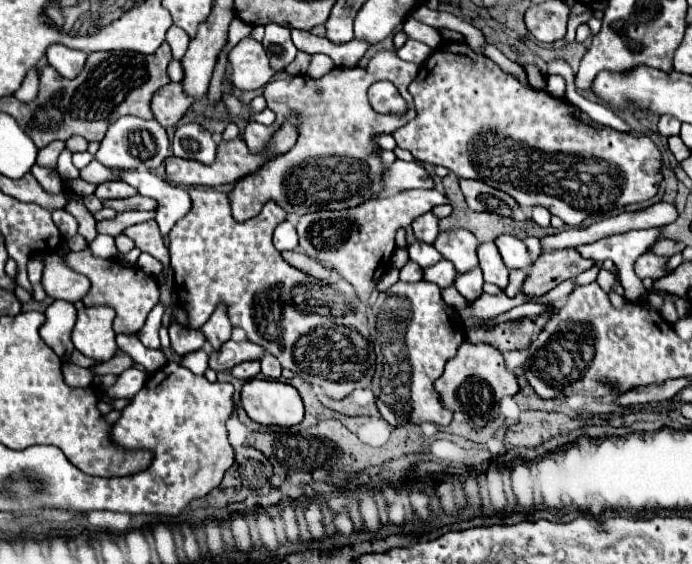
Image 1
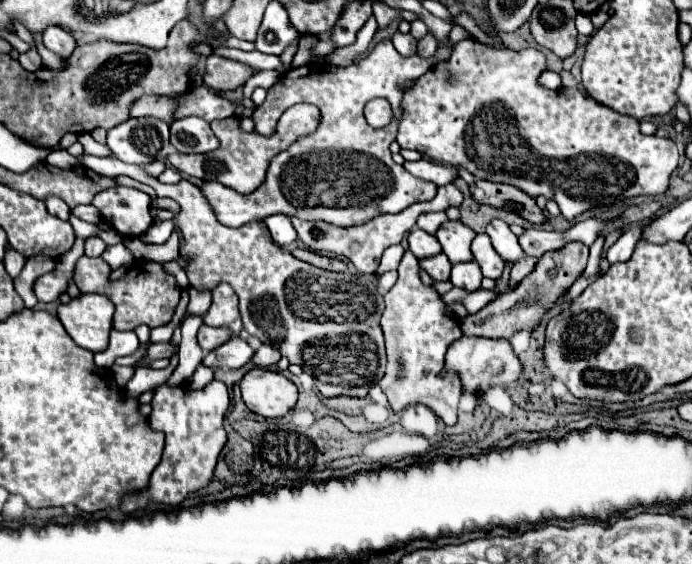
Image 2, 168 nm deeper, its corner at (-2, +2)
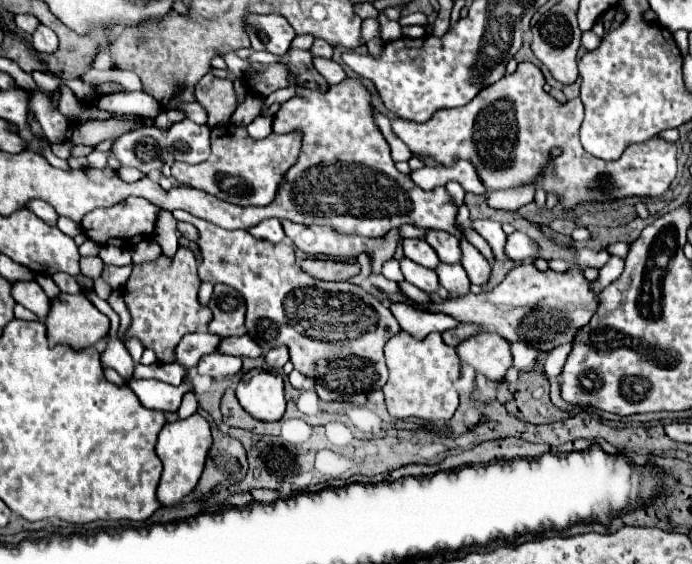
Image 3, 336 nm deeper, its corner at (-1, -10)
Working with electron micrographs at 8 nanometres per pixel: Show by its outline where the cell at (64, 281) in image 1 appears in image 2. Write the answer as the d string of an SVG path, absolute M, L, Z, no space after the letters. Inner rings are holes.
M76 238L74 246L72 246L68 252L64 252L64 254L56 260L56 268L54 268L52 272L40 276L40 278L34 282L34 294L38 296L40 302L54 302L54 300L58 300L60 294L64 294L64 292L68 290L68 284L74 280L76 262L78 262L78 258L80 258L82 254L84 254L84 238Z

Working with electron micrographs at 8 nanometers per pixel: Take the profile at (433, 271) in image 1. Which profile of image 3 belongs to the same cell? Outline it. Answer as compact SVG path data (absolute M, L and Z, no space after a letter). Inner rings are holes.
M403 258L399 264L401 264L401 272L403 272L405 280L411 282L411 284L415 284L423 292L431 294L431 292L435 292L439 288L439 280L437 280L435 270L429 270L425 266L419 266L419 264L411 262L409 258Z

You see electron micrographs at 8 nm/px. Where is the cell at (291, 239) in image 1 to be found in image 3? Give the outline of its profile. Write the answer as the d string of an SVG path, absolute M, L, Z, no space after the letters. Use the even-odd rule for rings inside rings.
M267 218L267 220L259 222L255 228L249 228L249 234L259 240L269 240L273 244L277 244L285 238L285 232L283 232L281 222L277 218Z

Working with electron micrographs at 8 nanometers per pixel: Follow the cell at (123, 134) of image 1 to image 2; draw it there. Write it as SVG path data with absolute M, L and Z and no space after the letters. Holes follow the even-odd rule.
M130 118L108 130L112 156L128 164L166 160L170 154L168 124L156 118Z

